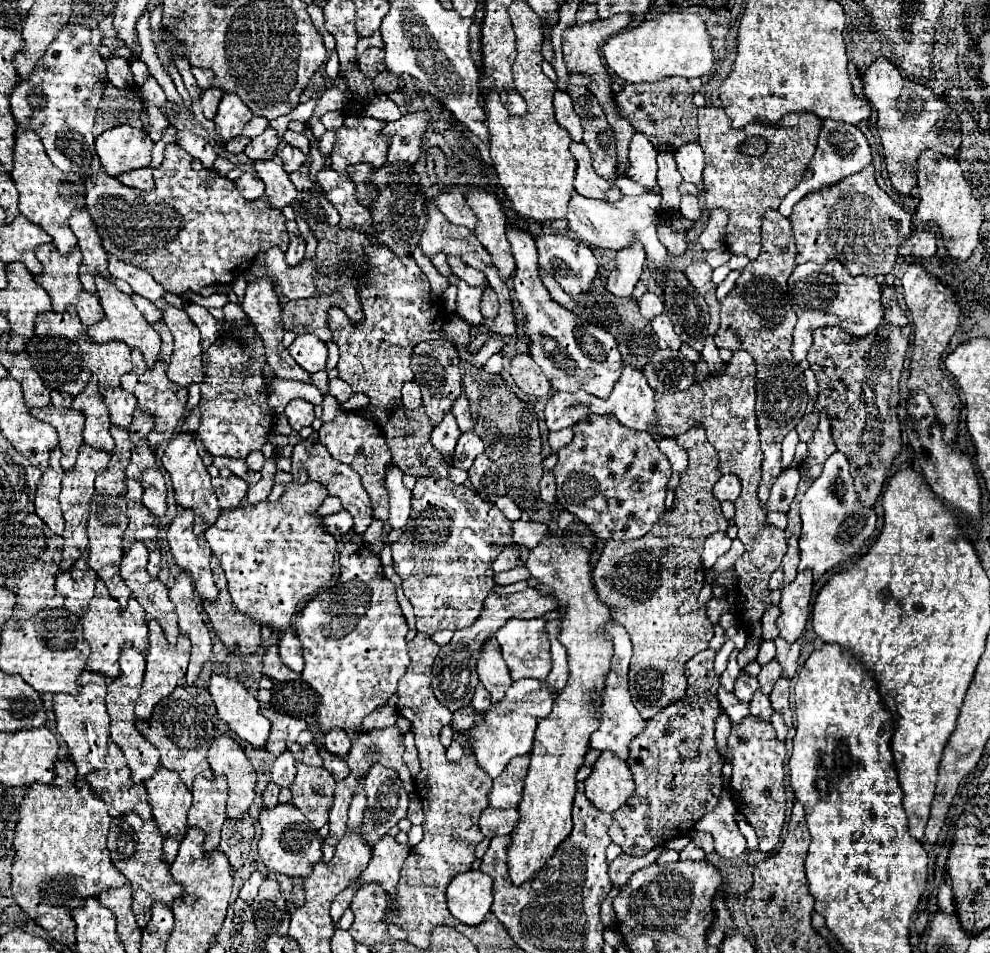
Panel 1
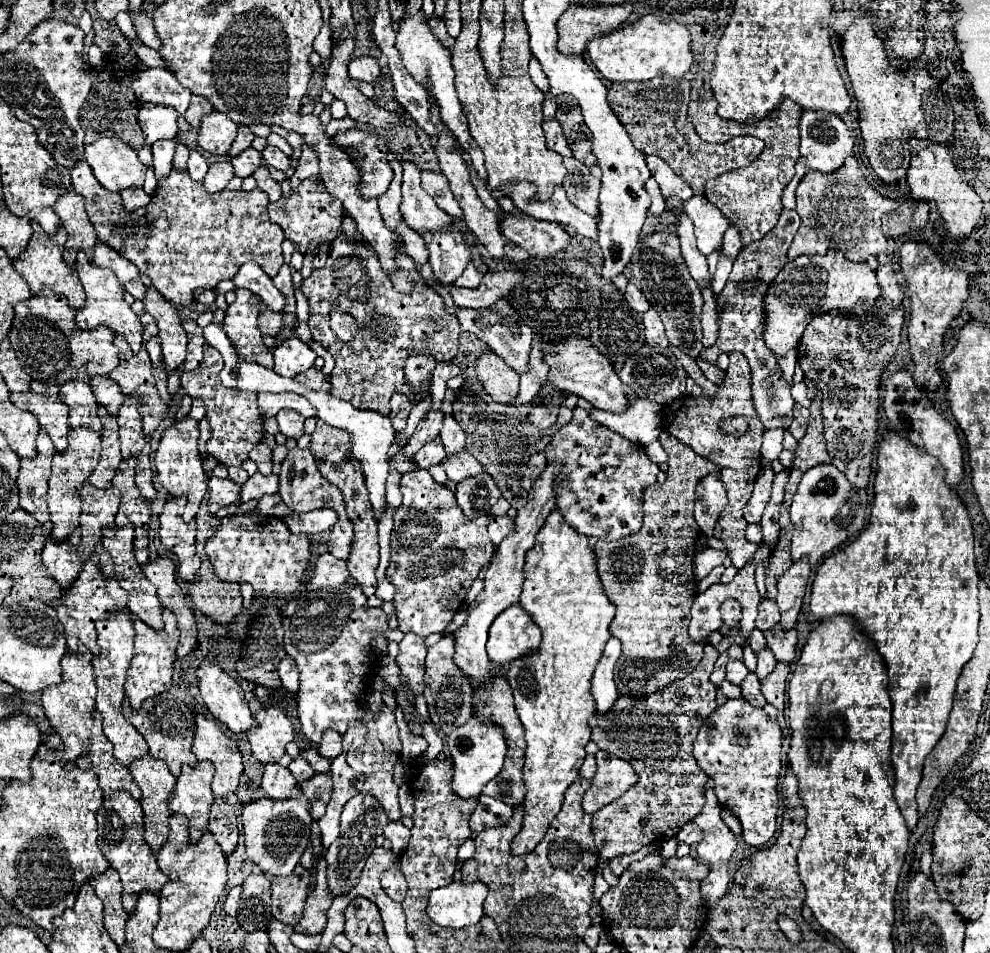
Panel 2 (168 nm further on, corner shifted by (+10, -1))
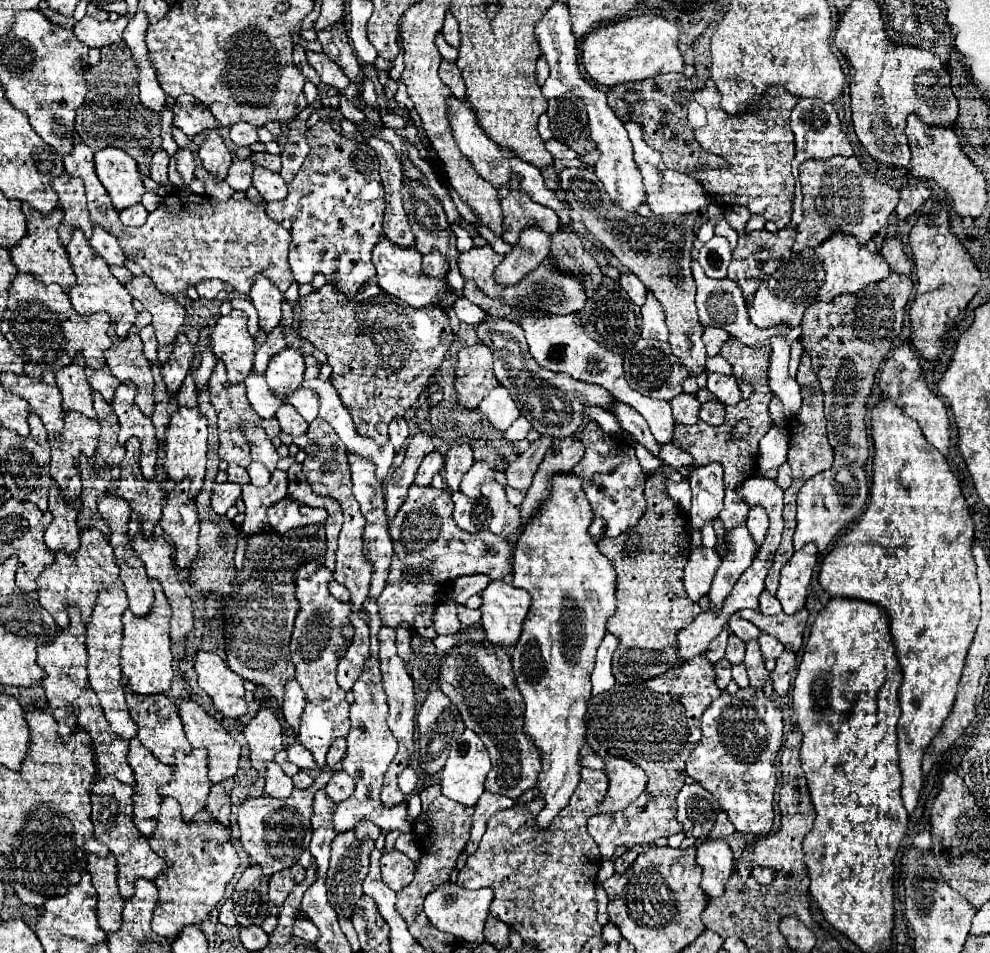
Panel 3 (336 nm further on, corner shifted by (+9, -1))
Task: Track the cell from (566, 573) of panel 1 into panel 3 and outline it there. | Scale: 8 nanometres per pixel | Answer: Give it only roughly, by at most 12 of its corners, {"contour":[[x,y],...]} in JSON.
{"contour":[[573,475],[525,525],[511,651],[545,829],[579,785],[615,569]]}

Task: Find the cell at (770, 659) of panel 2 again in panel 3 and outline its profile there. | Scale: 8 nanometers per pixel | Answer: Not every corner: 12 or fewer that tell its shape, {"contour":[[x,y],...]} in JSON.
{"contour":[[771,635],[759,639],[763,659],[777,659],[783,645]]}

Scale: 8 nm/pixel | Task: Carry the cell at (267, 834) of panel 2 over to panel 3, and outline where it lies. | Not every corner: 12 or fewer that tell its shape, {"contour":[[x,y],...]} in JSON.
{"contour":[[329,781],[279,801],[239,807],[245,853],[273,875],[309,847],[313,797]]}

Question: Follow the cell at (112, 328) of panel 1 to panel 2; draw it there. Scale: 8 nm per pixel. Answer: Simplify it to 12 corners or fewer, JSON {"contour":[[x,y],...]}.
{"contour":[[76,255],[80,329],[106,325],[138,353],[142,325],[116,275]]}

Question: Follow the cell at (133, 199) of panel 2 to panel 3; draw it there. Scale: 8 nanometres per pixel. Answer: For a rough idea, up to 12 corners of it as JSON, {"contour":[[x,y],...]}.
{"contour":[[131,205],[119,213],[123,225],[143,225],[147,209]]}

